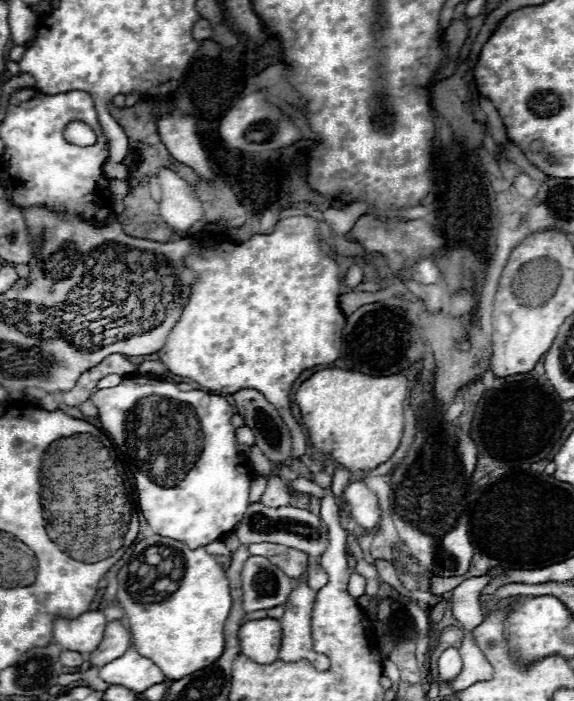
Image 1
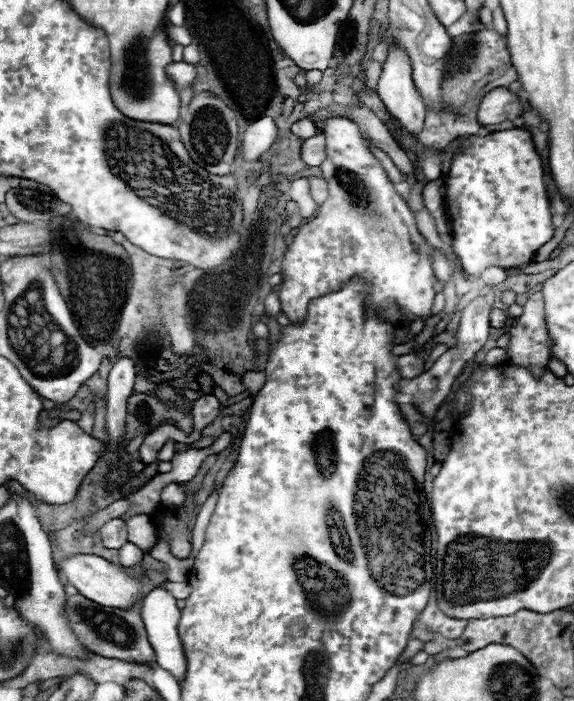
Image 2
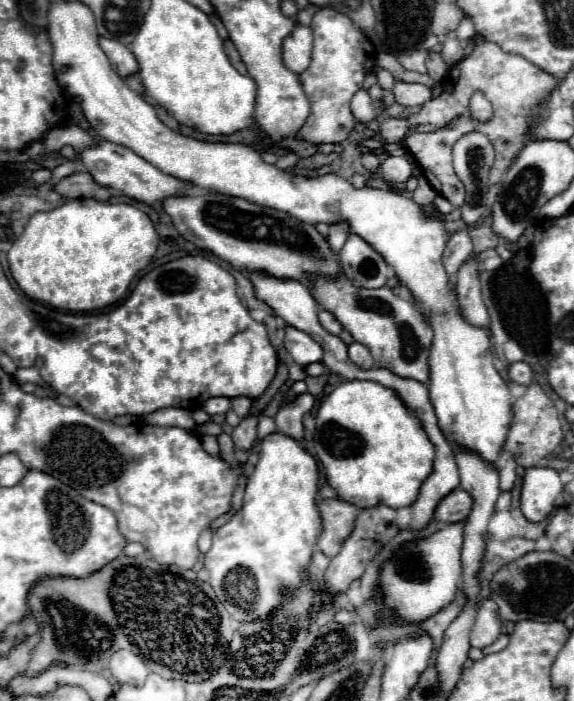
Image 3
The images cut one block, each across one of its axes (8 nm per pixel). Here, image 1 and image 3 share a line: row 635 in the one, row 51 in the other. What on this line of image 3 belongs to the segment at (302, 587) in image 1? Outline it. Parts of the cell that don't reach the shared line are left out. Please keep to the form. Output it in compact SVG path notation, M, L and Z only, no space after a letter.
M296 26L290 36L284 38L284 66L294 74L302 74L306 66L310 66L312 54L312 30L308 26Z

